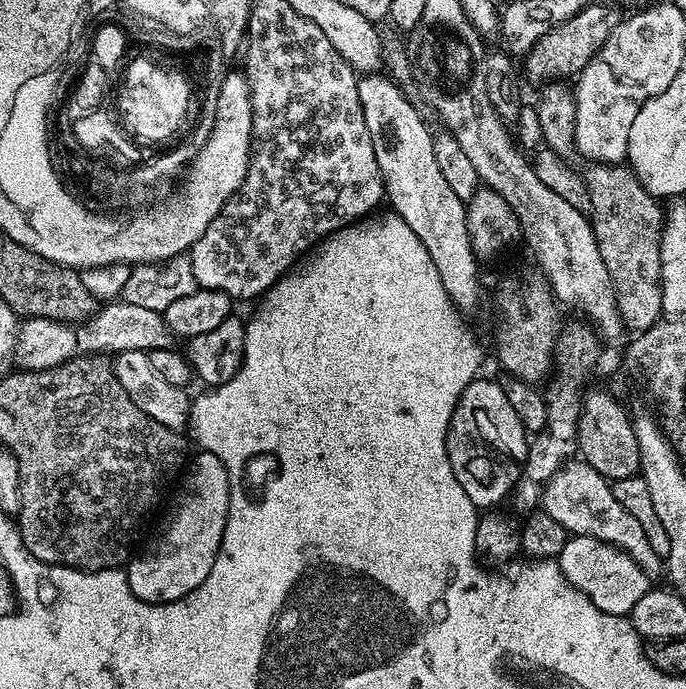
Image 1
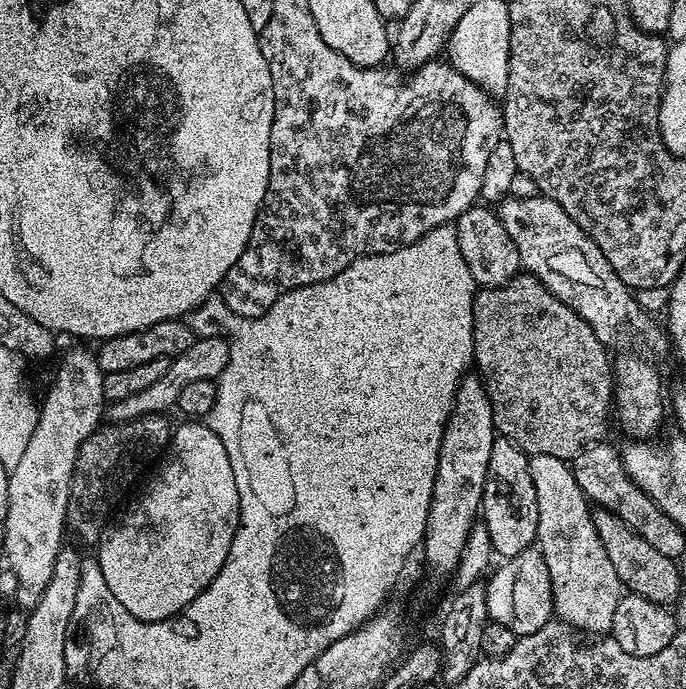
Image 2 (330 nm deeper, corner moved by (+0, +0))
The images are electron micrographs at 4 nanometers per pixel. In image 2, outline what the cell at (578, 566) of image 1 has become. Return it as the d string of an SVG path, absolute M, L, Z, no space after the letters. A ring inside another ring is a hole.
M536 546L527 548L517 556L507 557L501 564L504 565L486 580L484 597L489 617L503 628L509 628L518 638L534 634L534 630L546 626L554 616L552 583L540 549Z

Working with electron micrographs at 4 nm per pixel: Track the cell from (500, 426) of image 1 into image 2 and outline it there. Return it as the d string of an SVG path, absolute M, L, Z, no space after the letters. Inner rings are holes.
M497 438L492 447L484 483L482 526L488 532L493 553L497 557L517 556L522 550L536 544L538 530L538 498L530 478L530 457L517 444Z

